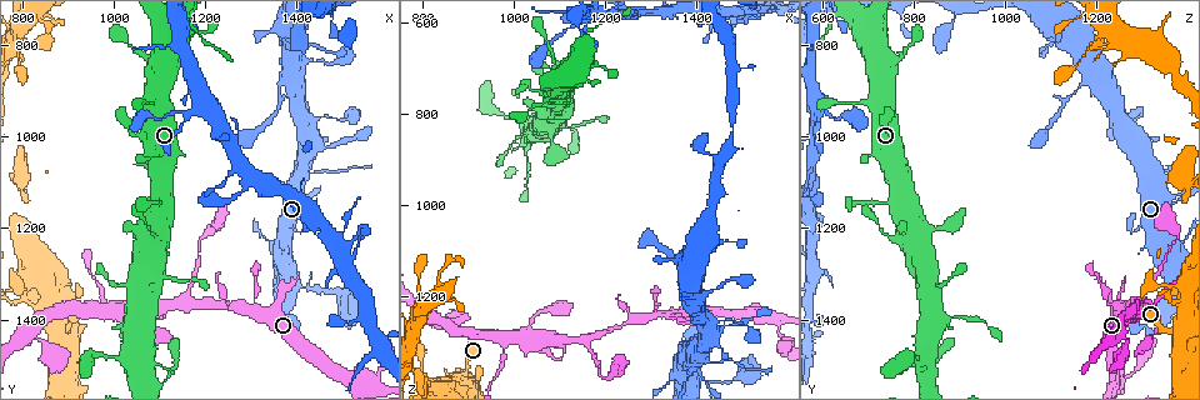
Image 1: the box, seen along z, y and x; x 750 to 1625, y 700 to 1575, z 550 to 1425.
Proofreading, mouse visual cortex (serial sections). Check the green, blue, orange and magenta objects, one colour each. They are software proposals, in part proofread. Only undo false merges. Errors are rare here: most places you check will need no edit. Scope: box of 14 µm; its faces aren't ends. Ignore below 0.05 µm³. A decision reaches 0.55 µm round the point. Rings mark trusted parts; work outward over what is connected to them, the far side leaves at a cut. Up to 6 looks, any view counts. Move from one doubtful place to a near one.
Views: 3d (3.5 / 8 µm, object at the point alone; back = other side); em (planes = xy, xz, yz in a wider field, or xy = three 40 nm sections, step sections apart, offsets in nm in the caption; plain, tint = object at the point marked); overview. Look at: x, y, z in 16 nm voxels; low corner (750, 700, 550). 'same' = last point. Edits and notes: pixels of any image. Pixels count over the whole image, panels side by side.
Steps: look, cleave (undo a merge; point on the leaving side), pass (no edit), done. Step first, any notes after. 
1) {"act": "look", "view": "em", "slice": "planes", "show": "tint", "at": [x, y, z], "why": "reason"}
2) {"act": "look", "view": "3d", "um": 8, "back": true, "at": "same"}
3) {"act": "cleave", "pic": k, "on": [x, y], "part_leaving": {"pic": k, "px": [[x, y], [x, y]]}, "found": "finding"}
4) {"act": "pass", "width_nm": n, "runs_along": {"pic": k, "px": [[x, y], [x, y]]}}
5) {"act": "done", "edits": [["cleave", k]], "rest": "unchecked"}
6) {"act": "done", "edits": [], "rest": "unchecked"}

{"act": "look", "view": "3d", "um": 3.5, "at": [1080, 1215, 735], "why": "sharp bend"}

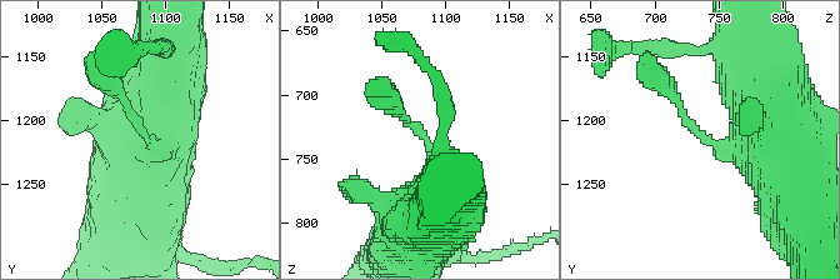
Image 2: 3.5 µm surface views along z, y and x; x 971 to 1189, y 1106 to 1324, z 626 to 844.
{"act": "look", "view": "em", "slice": "xy", "step": 1, "show": "tint", "at": [1084, 1212, 736], "why": "need the tissue"}

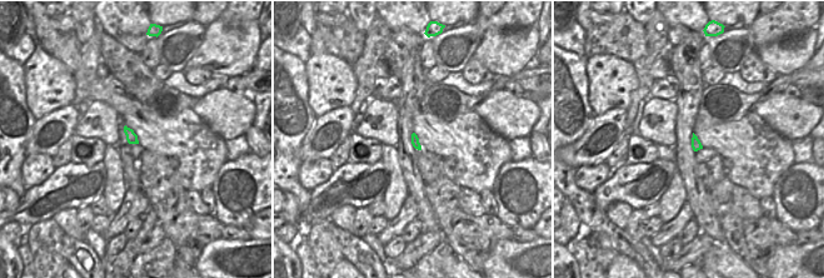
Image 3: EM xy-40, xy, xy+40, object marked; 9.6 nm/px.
{"act": "look", "view": "em", "slice": "xy", "step": 5, "show": "tint", "at": "same", "why": "cut it another way"}

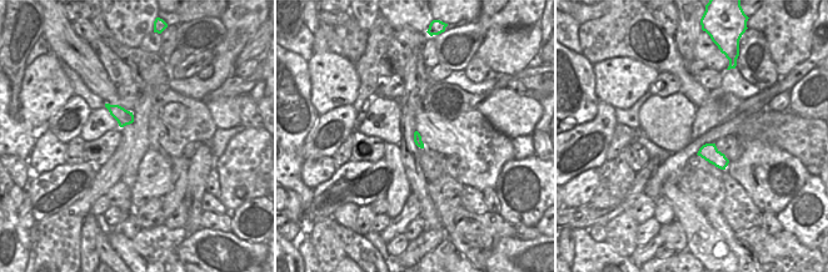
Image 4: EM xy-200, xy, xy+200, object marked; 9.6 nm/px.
{"act": "pass", "runs_along": {"pic": 2, "px": [[440, 211], [429, 141], [386, 93]]}, "found": "continuous, no second cell"}

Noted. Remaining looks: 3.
{"act": "look", "view": "3d", "um": 3.5, "back": true, "at": [1165, 1365, 1290], "why": "branch point"}

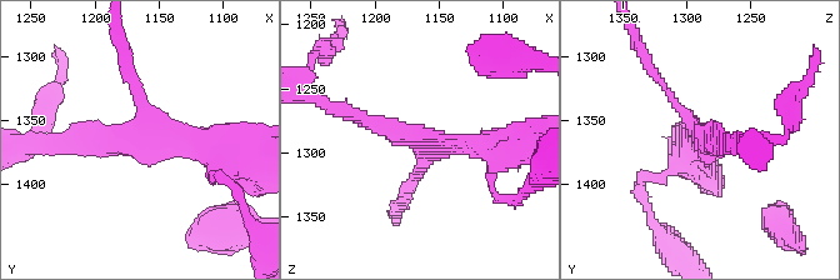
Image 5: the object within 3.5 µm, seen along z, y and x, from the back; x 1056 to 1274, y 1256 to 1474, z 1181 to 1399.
{"act": "look", "view": "em", "slice": "xy", "step": 2, "show": "tint", "at": [1164, 1364, 1290], "arms": 3, "arm_widths_nm": [100, 200, 250]}

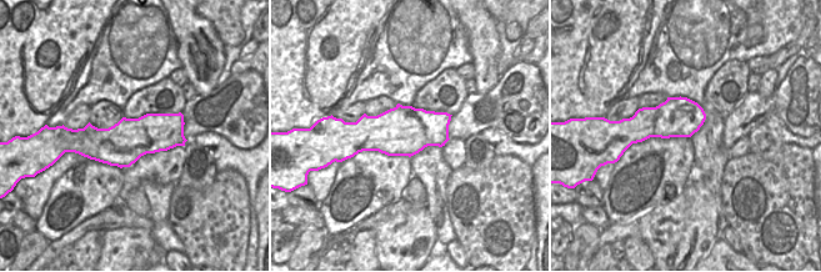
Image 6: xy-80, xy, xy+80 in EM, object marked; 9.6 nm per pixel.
{"act": "look", "view": "em", "slice": "xy", "step": 1, "show": "tint", "at": "same", "why": "cut it another way"}

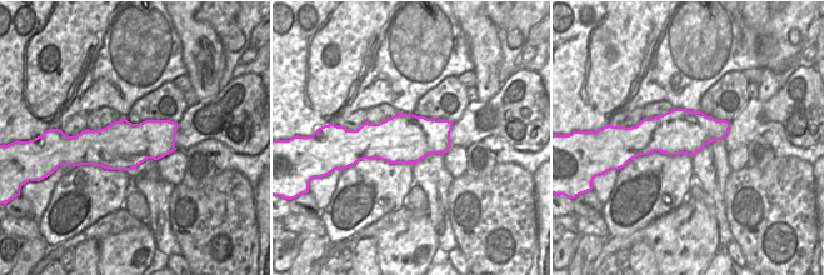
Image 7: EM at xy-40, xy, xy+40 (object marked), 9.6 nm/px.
{"act": "pass", "runs_along": {"pic": 5, "px": [[343, 109], [404, 135], [500, 148]]}, "found": "one cell here"}

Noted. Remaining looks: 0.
{"act": "done", "edits": [], "rest": "unchecked"}

